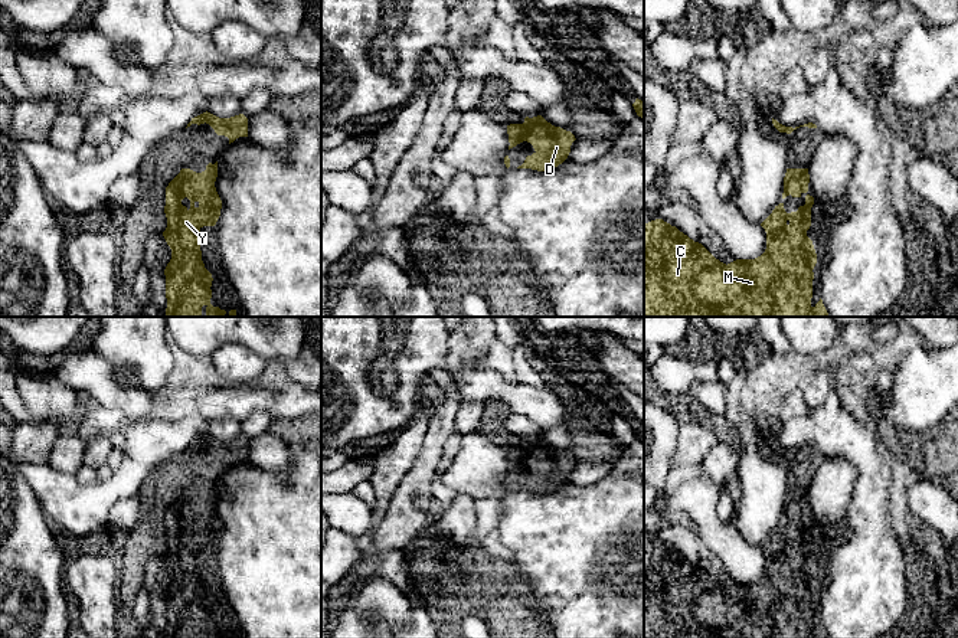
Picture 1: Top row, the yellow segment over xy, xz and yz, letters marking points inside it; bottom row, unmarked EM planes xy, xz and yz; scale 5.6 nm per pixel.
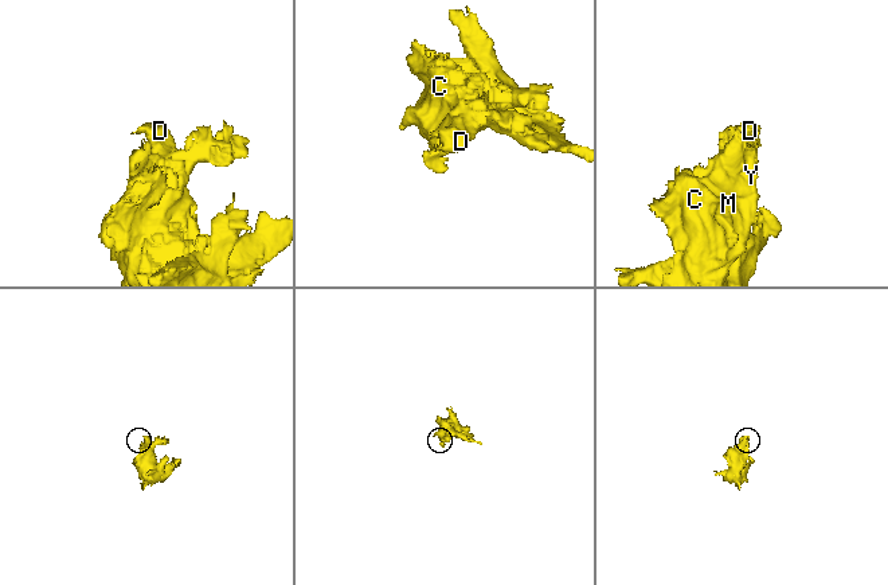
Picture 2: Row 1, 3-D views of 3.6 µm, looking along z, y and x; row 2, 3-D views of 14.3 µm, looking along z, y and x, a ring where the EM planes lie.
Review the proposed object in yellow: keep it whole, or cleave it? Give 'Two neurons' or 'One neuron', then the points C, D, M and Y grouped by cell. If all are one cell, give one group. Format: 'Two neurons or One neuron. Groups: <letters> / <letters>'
One neuron. Groups: C D M Y

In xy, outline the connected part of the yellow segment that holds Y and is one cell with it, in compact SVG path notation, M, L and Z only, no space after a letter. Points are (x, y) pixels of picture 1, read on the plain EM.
M218 484L196 495L182 491L166 510L164 536L167 550L163 559L171 572L166 598L166 638L225 638L210 626L212 596L205 590L199 565L203 549L215 549L222 531L216 514Z

